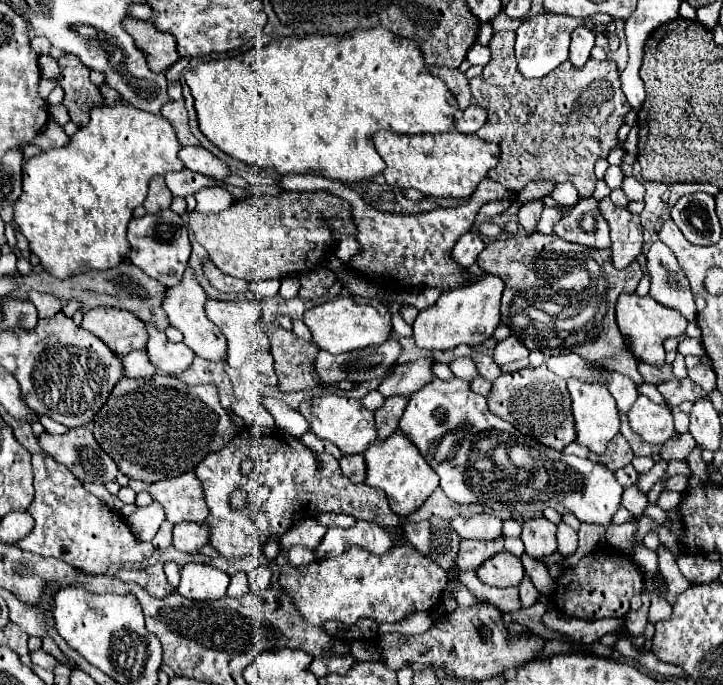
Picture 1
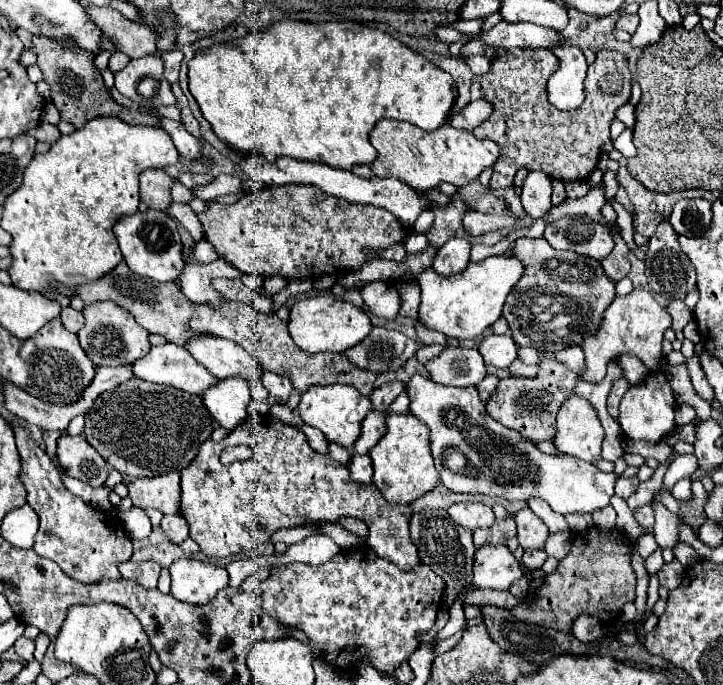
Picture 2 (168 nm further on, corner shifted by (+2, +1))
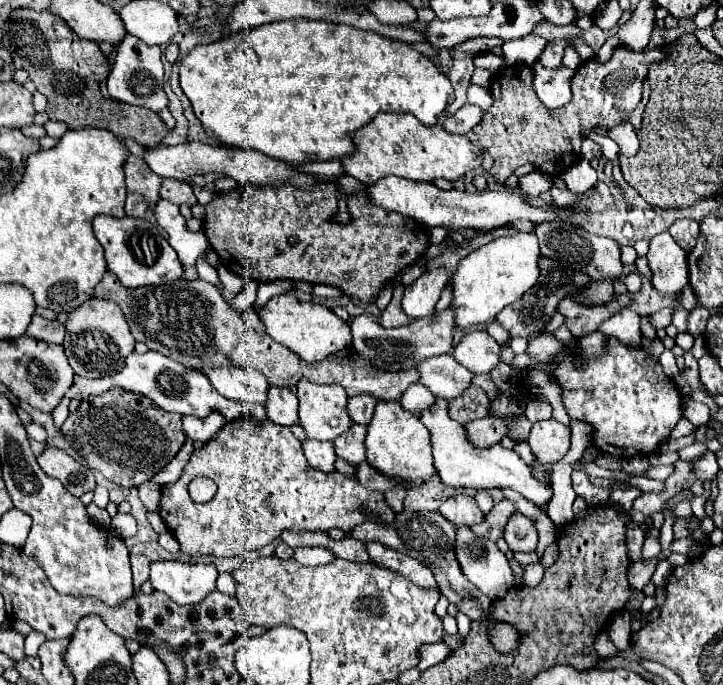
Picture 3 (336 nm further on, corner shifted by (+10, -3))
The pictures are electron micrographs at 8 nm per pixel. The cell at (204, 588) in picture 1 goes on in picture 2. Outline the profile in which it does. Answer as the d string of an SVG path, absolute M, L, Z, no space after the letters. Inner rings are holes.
M175 560L169 566L171 594L189 604L205 604L229 584L225 568L205 564L201 560Z

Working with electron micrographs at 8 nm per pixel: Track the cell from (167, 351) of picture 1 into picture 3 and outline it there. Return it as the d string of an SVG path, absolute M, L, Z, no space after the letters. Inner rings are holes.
M145 352L145 354L129 354L129 358L125 360L125 366L121 372L109 376L109 378L99 378L99 380L86 379L75 375L74 383L70 390L63 396L59 405L52 412L54 425L56 430L60 432L61 426L68 417L68 404L76 393L91 395L99 395L105 392L105 390L111 390L111 388L123 388L123 390L129 390L129 392L137 392L137 394L143 394L143 396L149 396L155 404L159 404L163 410L167 412L179 412L183 416L187 414L193 414L197 418L205 418L209 412L217 410L221 412L227 420L235 420L239 416L245 414L245 406L241 402L233 402L225 396L221 396L207 380L207 376L199 370L193 370L193 368L187 368L183 366L181 362L175 362L171 360L169 356L161 354L161 352Z

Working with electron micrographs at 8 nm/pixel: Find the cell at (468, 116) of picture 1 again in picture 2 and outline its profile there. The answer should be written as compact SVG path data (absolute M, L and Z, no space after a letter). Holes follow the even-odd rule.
M479 98L479 100L469 102L469 106L465 106L461 112L453 114L449 124L453 124L455 128L461 128L461 130L473 130L483 120L487 120L491 116L491 112L493 112L493 106L485 98Z

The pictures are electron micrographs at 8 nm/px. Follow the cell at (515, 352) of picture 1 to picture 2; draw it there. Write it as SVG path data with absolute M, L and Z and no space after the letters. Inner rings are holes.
M491 334L491 336L483 338L483 342L479 344L477 350L483 356L485 364L491 364L495 368L509 368L513 364L513 360L517 358L517 344L513 342L513 338L509 334L505 334L505 336Z

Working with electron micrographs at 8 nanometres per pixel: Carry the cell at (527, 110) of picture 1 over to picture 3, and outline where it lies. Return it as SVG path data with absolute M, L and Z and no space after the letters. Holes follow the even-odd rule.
M619 46L613 50L611 60L605 64L595 60L583 62L573 76L573 100L559 110L543 108L531 86L533 70L527 64L513 64L495 72L489 86L493 106L473 128L479 146L495 160L491 168L495 182L505 184L511 172L521 164L533 164L539 172L559 176L563 168L567 170L573 162L579 160L585 132L595 132L597 126L613 127L627 118L627 114L641 100L641 82L647 76L649 64L659 62L663 56L663 48L651 52L633 52Z

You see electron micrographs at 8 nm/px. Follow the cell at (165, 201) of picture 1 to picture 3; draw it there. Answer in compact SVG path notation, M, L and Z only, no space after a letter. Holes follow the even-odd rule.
M129 156L125 162L125 184L129 192L137 192L141 194L149 208L157 206L157 202L161 200L159 190L161 190L161 182L163 178L157 176L153 170L149 170L147 162L139 156Z

